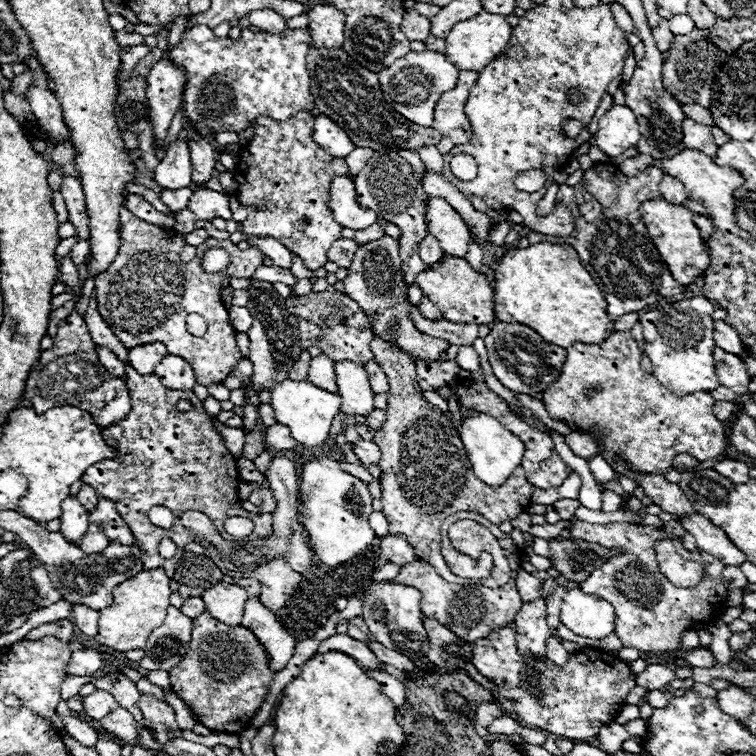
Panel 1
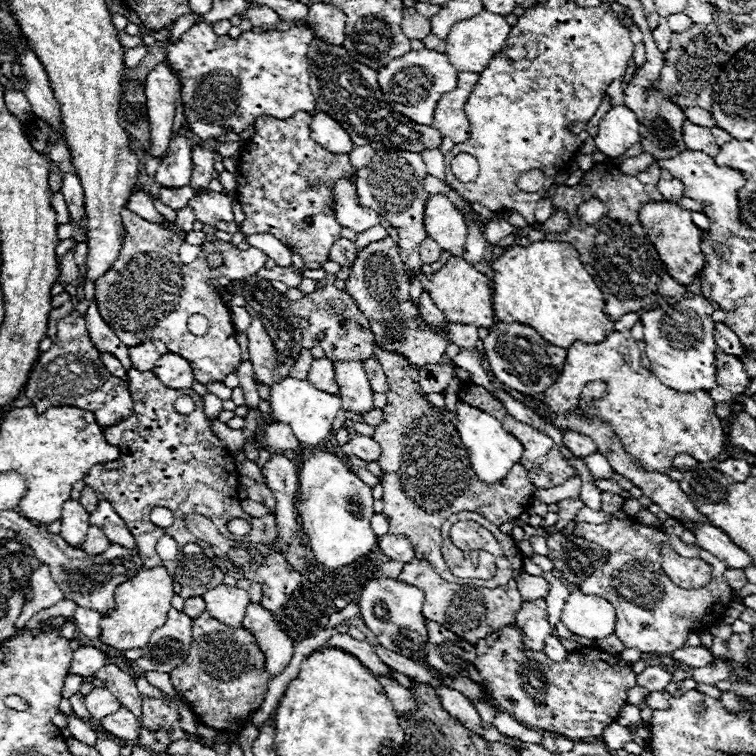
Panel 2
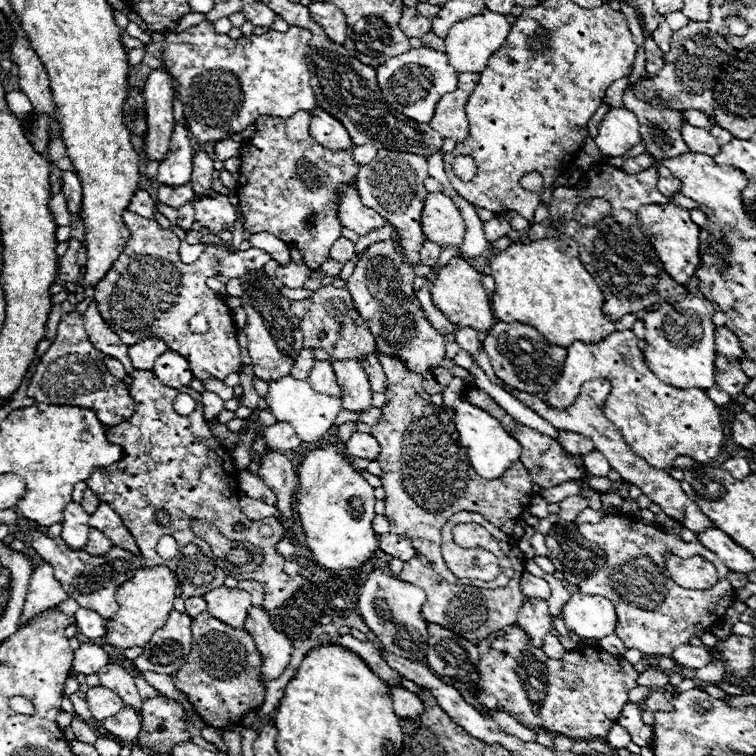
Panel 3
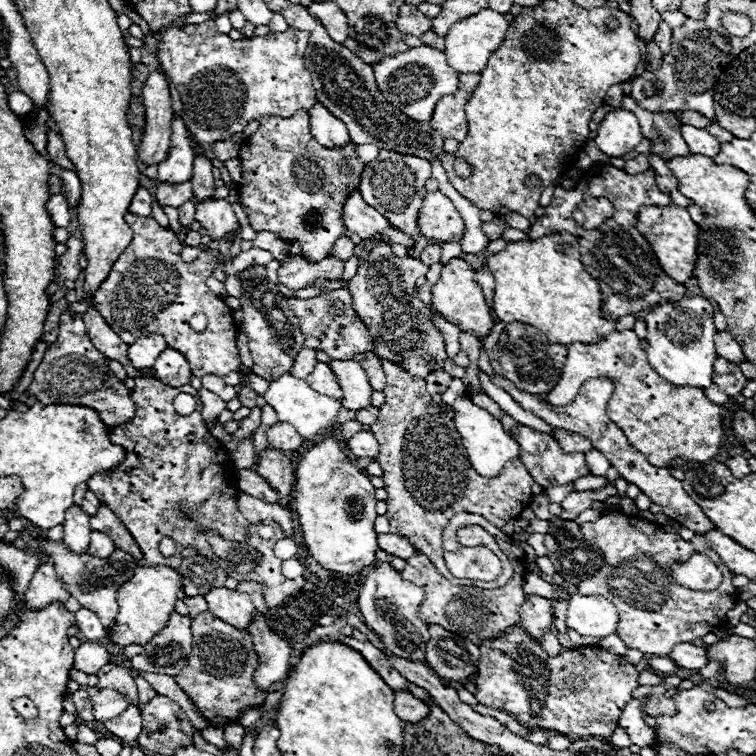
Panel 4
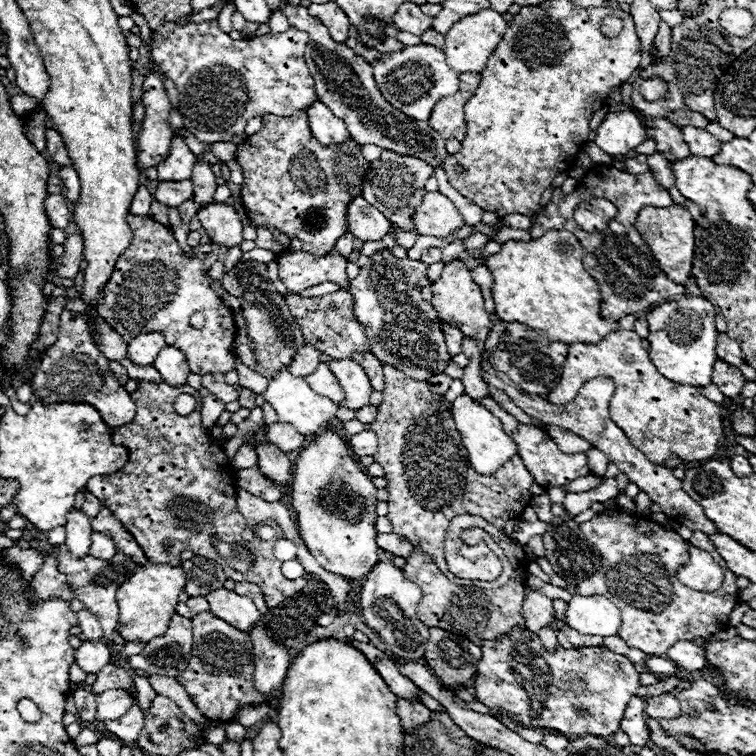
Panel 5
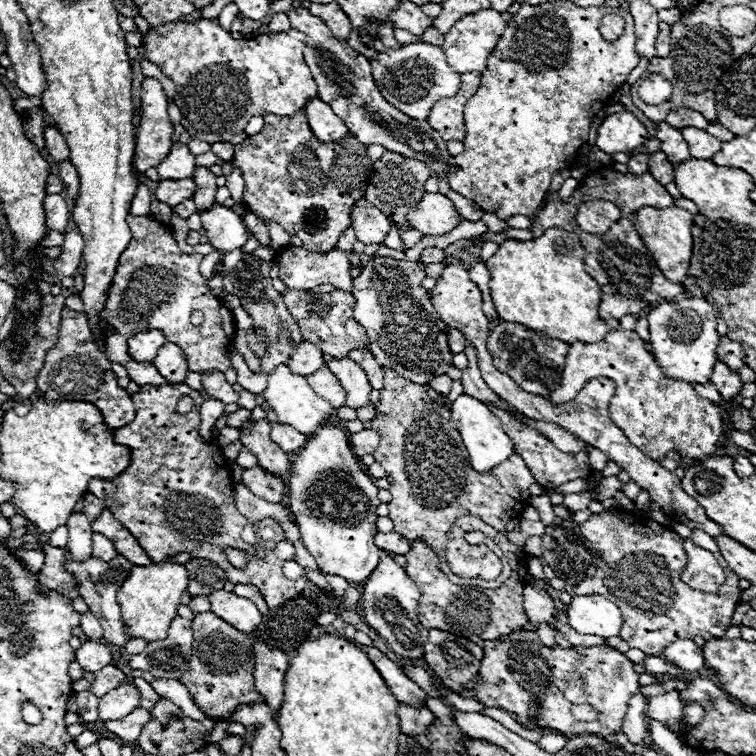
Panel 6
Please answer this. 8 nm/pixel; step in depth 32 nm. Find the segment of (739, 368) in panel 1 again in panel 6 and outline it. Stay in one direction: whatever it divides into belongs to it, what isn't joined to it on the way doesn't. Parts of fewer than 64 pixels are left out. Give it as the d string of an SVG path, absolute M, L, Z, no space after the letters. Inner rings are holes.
M722 362L714 364L714 372L710 376L710 384L714 384L718 388L718 392L722 394L724 400L734 398L740 392L740 388L744 386L742 380L740 380L740 374L730 370L730 368L726 368L726 364L722 364Z

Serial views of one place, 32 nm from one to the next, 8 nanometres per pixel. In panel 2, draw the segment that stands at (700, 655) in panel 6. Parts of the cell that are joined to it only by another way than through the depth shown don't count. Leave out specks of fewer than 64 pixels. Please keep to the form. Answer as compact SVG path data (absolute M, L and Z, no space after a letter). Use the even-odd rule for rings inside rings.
M682 646L678 648L674 654L672 654L674 660L686 664L686 666L692 666L692 668L702 668L702 666L710 666L714 662L714 656L708 648L704 646L696 646L696 648L688 648L688 646Z

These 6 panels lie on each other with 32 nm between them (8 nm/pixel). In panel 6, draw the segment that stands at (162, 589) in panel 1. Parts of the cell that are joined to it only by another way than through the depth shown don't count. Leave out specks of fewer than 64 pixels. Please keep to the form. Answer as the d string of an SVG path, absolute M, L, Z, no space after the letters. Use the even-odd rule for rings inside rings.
M150 564L134 566L128 580L118 590L118 604L122 608L122 620L126 622L126 634L130 638L142 638L152 642L156 638L166 638L176 608L180 604L182 592L188 586L188 572L182 564Z

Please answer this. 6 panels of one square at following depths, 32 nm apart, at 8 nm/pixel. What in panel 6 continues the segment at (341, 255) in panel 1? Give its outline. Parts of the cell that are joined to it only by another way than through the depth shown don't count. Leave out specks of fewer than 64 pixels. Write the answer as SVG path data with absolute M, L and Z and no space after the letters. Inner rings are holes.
M348 228L342 236L340 236L340 240L338 240L338 248L342 248L342 250L346 250L346 252L352 252L352 246L354 246L354 242L356 242L356 234L354 234L354 230L352 228Z

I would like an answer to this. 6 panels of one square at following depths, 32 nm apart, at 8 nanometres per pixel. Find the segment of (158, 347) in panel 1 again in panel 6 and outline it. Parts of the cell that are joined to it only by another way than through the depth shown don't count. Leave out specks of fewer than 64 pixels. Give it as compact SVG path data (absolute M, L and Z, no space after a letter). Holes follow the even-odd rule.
M148 330L148 332L136 334L128 340L128 352L130 352L132 360L152 362L154 356L158 354L158 348L162 348L162 344L166 344L164 334L160 330Z

